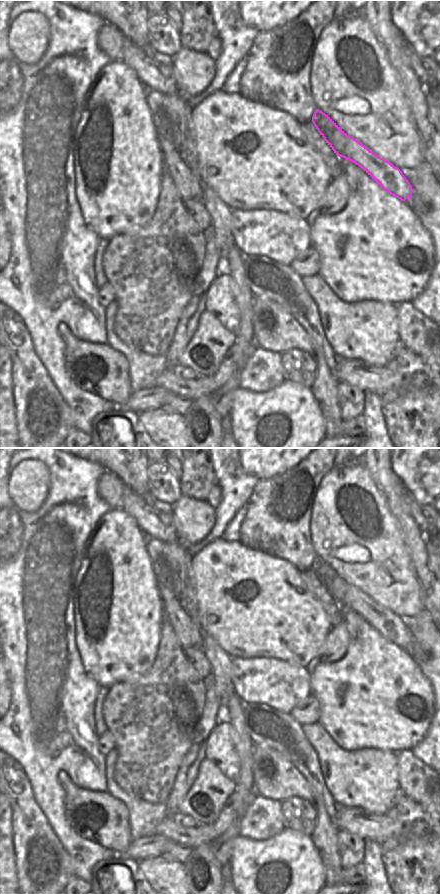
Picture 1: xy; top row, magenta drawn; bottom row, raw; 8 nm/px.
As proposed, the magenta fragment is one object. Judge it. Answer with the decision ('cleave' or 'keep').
keep

